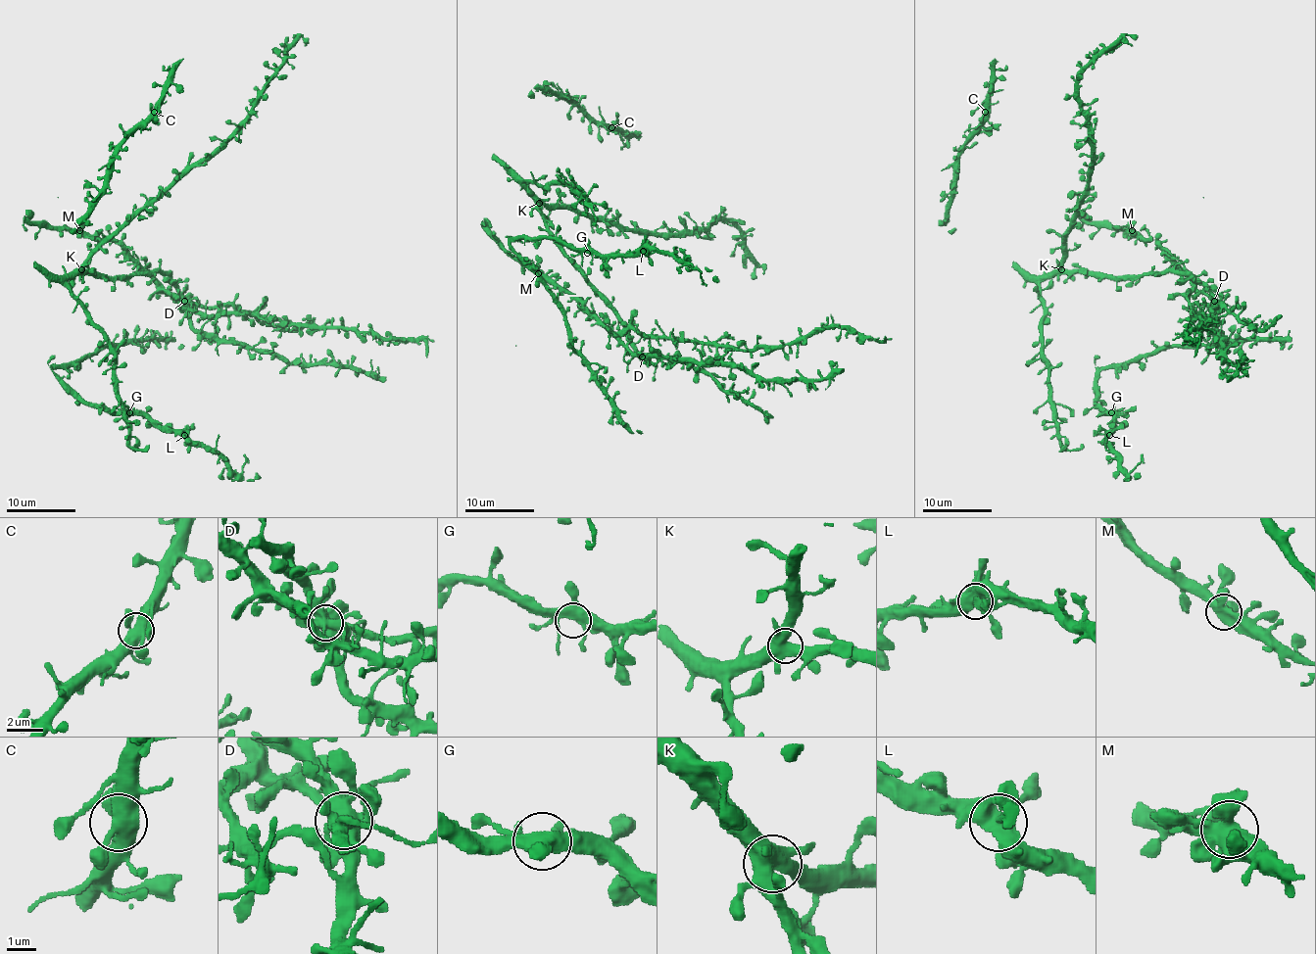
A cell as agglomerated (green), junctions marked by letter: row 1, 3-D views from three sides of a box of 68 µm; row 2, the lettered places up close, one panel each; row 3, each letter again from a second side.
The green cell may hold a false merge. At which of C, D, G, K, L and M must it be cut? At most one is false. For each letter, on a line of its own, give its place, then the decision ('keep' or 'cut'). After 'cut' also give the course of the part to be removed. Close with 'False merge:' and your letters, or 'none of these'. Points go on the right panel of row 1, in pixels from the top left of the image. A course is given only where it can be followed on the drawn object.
C: (985, 112) | keep
D: (1214, 301) | keep
G: (1111, 412) | keep
K: (1061, 269) | keep
L: (1109, 435) | keep
M: (1132, 230) | keep
False merge: none of these

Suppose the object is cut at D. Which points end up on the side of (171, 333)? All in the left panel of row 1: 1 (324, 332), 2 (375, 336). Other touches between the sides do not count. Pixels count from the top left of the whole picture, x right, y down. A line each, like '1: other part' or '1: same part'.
1: other part
2: other part

